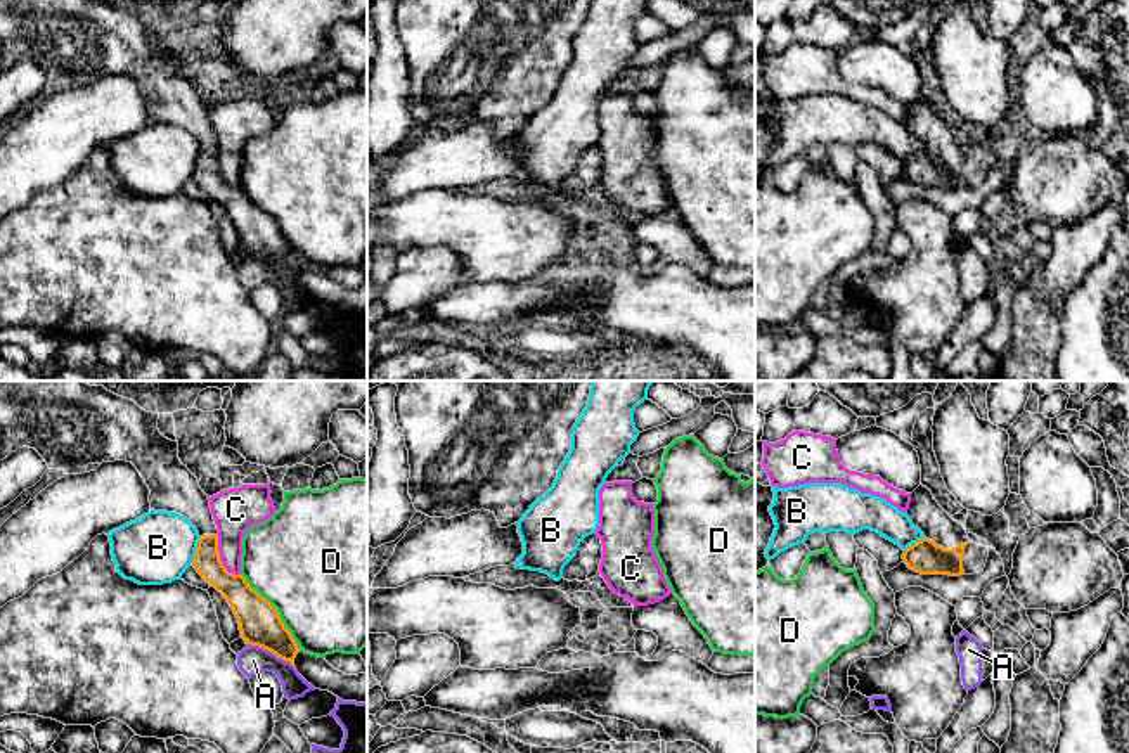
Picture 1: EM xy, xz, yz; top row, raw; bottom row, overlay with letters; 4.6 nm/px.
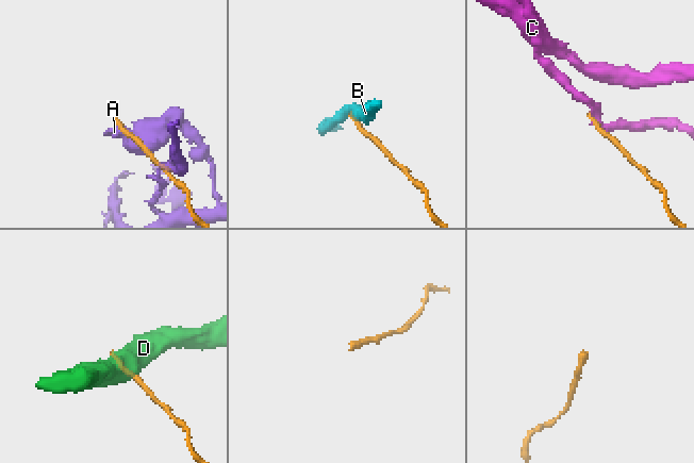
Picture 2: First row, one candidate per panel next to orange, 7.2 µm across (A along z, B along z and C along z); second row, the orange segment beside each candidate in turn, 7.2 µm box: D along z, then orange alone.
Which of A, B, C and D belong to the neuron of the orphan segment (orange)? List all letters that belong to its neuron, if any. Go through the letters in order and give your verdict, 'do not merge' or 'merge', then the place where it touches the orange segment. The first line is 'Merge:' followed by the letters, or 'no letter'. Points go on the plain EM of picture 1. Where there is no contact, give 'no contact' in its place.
Merge: no letter
A: do not merge | xy (272, 263)
B: do not merge | xy (196, 163)
C: do not merge | xy (219, 172)
D: do not merge | xy (276, 224)

